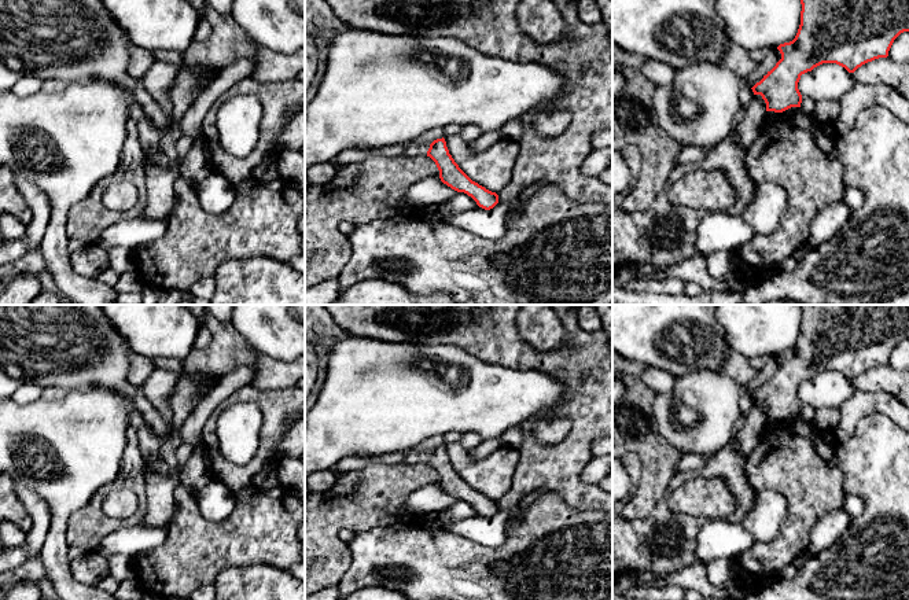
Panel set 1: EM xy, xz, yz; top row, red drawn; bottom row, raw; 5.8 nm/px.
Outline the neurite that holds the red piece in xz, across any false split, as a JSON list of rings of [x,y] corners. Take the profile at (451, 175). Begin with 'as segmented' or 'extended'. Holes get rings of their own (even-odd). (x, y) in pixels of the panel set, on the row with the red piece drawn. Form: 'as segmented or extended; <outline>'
extended; [[[437,139],[433,143],[412,144],[406,148],[404,157],[413,158],[419,155],[430,157],[438,170],[444,184],[457,192],[471,196],[476,205],[485,210],[493,209],[498,203],[498,195],[472,181],[454,162],[446,147],[445,139]]]

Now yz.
as segmented; [[[801,0],[801,25],[795,38],[780,44],[781,59],[751,89],[761,95],[766,111],[801,107],[801,76],[822,63],[836,63],[849,73],[879,58],[887,58],[894,40],[909,32],[909,0]]]

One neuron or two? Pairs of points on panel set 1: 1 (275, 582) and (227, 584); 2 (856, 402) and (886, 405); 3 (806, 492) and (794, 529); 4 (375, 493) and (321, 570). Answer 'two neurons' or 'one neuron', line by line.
1: one neuron
2: one neuron
3: one neuron
4: one neuron

